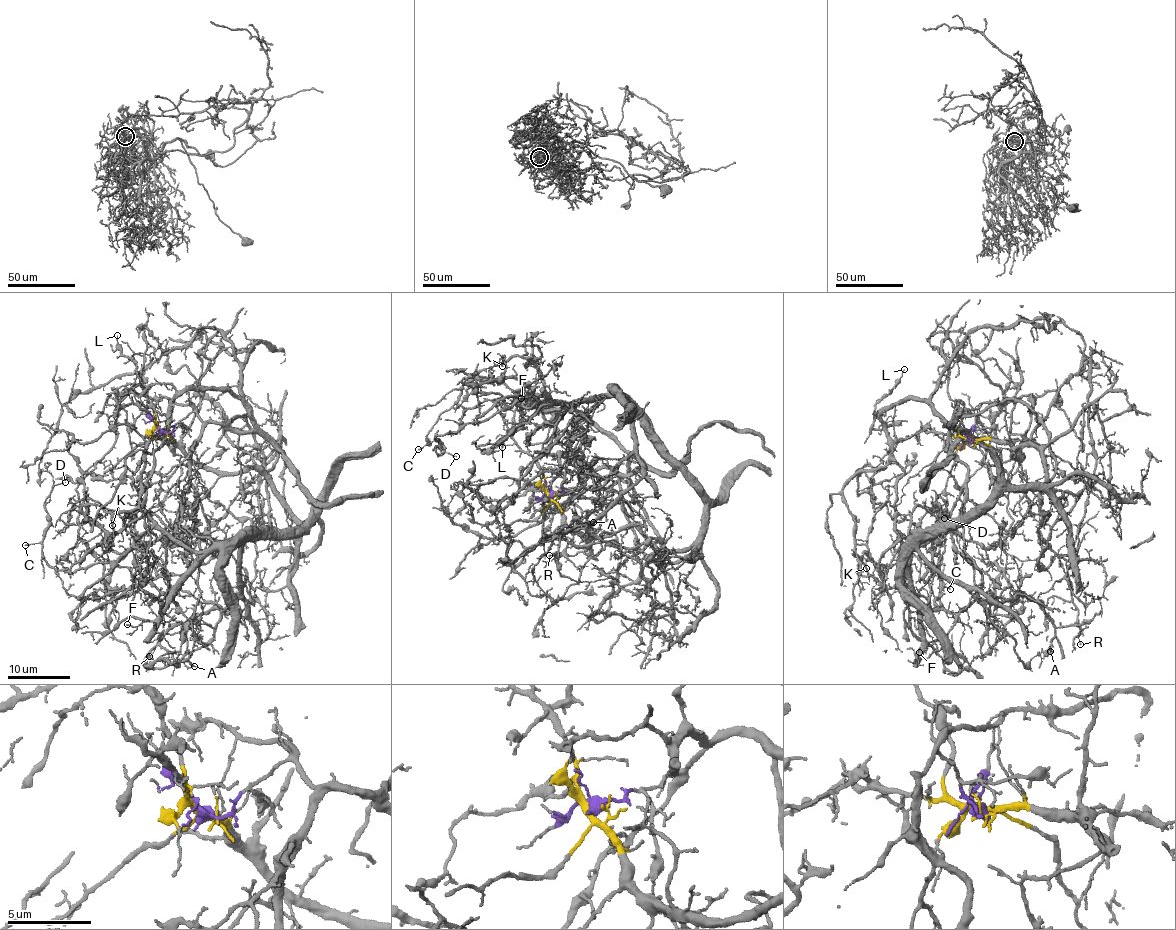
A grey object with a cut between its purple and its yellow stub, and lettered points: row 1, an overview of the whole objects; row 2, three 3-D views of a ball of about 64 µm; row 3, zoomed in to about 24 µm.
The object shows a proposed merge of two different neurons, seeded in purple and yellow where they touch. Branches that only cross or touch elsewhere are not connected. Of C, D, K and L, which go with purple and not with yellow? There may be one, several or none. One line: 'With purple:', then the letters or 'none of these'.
With purple: K, L

